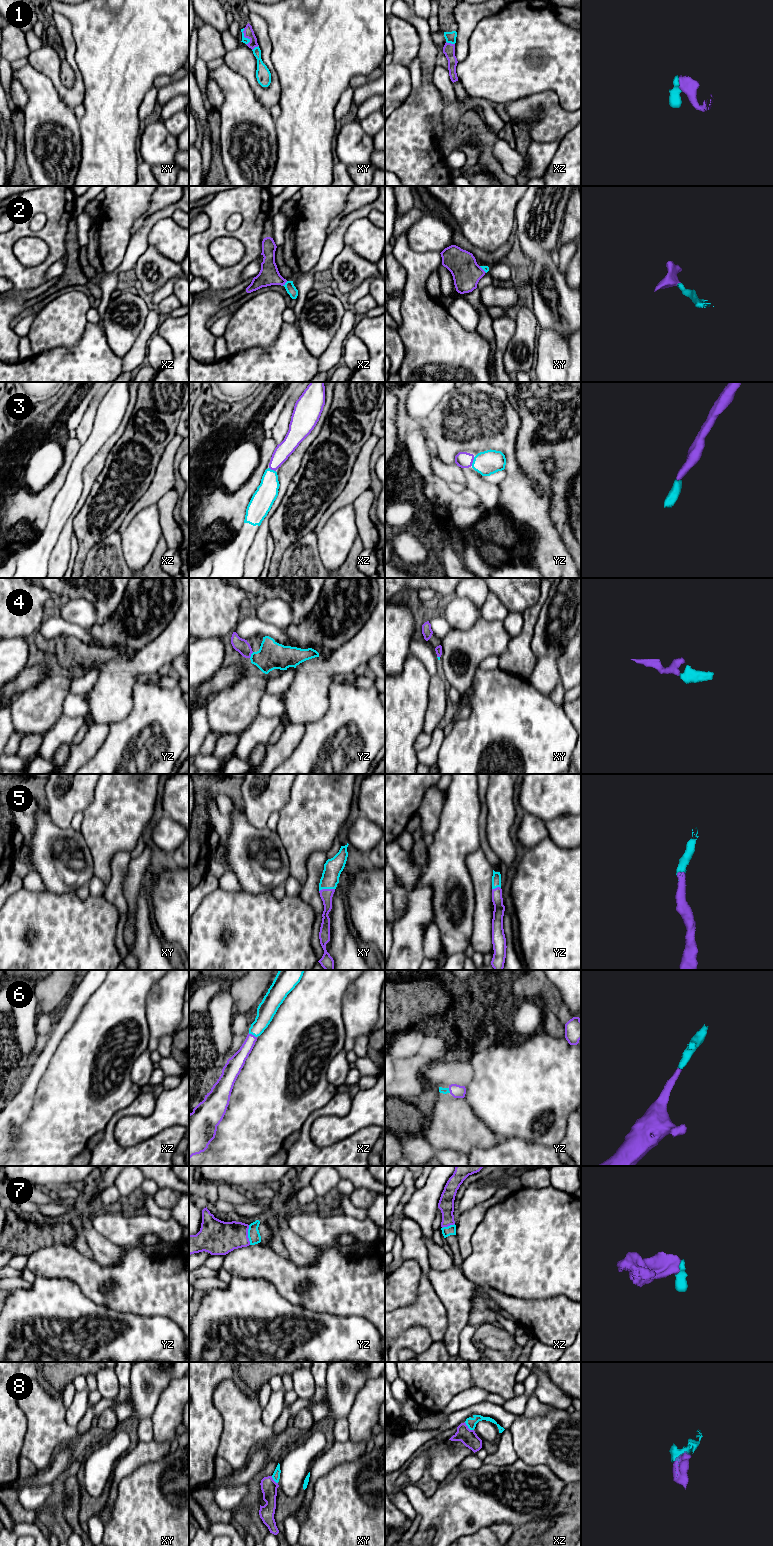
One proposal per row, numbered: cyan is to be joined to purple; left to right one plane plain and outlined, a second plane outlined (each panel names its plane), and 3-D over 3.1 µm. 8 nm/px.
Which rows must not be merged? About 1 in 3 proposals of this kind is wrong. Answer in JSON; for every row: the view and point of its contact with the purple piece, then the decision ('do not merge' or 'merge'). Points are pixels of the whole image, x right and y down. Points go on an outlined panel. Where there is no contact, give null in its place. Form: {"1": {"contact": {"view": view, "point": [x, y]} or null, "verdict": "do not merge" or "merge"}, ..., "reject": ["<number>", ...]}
{"1": {"contact": {"view": "xy", "point": [245, 37]}, "verdict": "merge"}, "2": {"contact": {"view": "xz", "point": [284, 283]}, "verdict": "merge"}, "3": {"contact": {"view": "yz", "point": [472, 461]}, "verdict": "merge"}, "4": {"contact": {"view": "yz", "point": [250, 655]}, "verdict": "merge"}, "5": {"contact": {"view": "xy", "point": [326, 889]}, "verdict": "merge"}, "6": {"contact": {"view": "xz", "point": [251, 1034]}, "verdict": "merge"}, "7": {"contact": {"view": "yz", "point": [247, 1235]}, "verdict": "merge"}, "8": {"contact": {"view": "xz", "point": [467, 1427]}, "verdict": "do not merge"}, "reject": ["8"]}

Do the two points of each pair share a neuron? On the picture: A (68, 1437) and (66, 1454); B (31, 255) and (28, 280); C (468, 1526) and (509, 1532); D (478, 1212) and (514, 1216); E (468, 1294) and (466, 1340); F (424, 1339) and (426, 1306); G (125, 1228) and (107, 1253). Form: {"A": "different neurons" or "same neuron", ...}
{"A": "different neurons", "B": "different neurons", "C": "different neurons", "D": "different neurons", "E": "different neurons", "F": "different neurons", "G": "different neurons"}

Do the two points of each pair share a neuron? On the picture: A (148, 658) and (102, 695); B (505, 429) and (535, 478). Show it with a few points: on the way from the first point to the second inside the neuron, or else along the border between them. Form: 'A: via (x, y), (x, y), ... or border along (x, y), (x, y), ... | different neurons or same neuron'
A: via (137, 665), (128, 669), (113, 684) | same neuron
B: border along (519, 424), (516, 437), (515, 459), (522, 470) | different neurons

